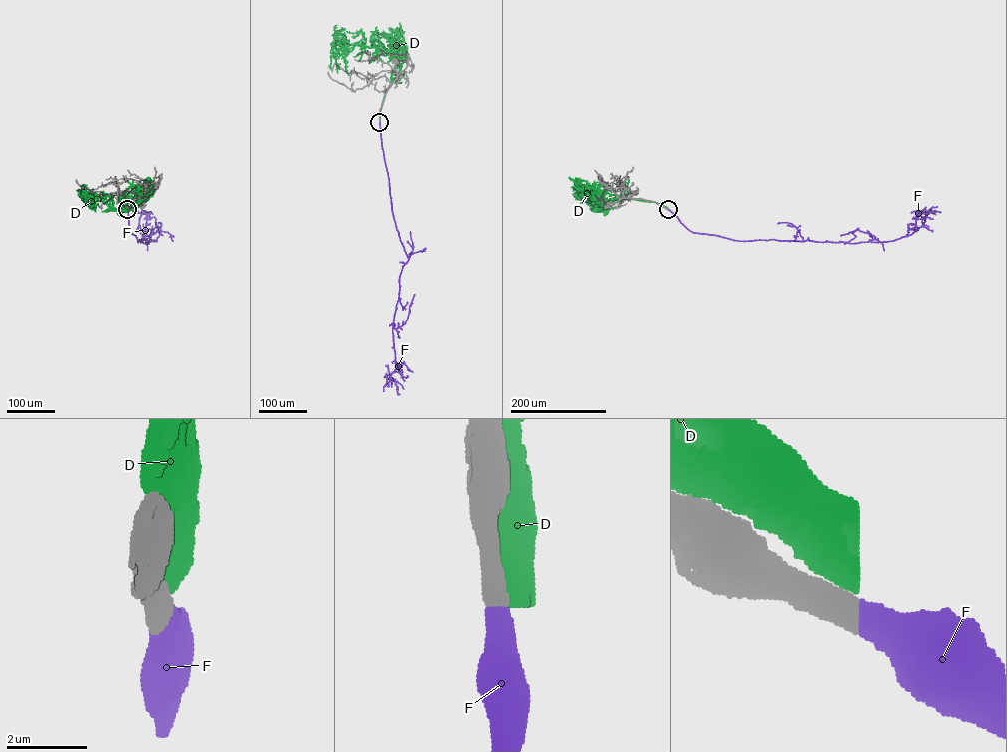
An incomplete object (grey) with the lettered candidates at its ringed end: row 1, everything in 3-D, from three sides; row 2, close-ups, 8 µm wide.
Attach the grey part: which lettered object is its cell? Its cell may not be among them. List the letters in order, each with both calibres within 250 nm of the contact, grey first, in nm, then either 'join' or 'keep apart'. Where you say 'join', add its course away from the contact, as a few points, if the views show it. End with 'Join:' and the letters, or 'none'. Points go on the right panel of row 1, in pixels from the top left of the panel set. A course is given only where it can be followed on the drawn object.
D: calibres 700 and 700 nm; keep apart
F: calibres 600 and 600 nm; join; course (668, 209), (693, 232), (738, 240), (851, 243), (892, 241), (908, 236), (922, 225), (925, 211), (937, 207)
Join: F

